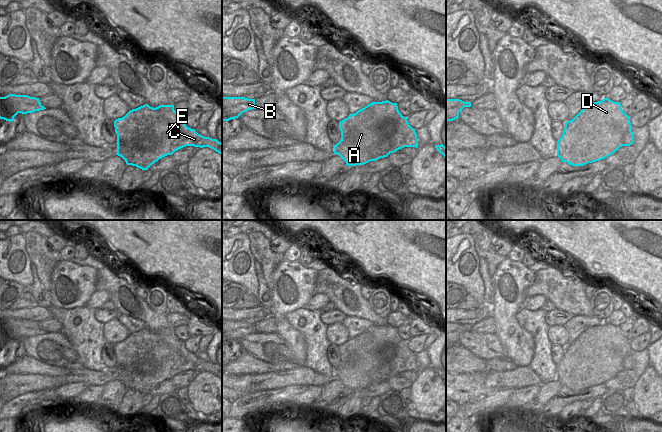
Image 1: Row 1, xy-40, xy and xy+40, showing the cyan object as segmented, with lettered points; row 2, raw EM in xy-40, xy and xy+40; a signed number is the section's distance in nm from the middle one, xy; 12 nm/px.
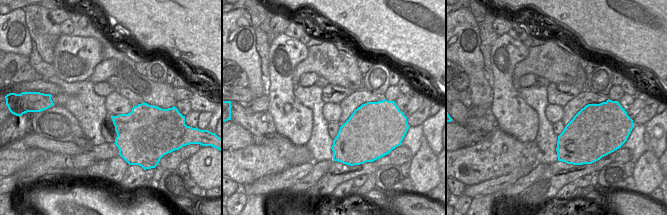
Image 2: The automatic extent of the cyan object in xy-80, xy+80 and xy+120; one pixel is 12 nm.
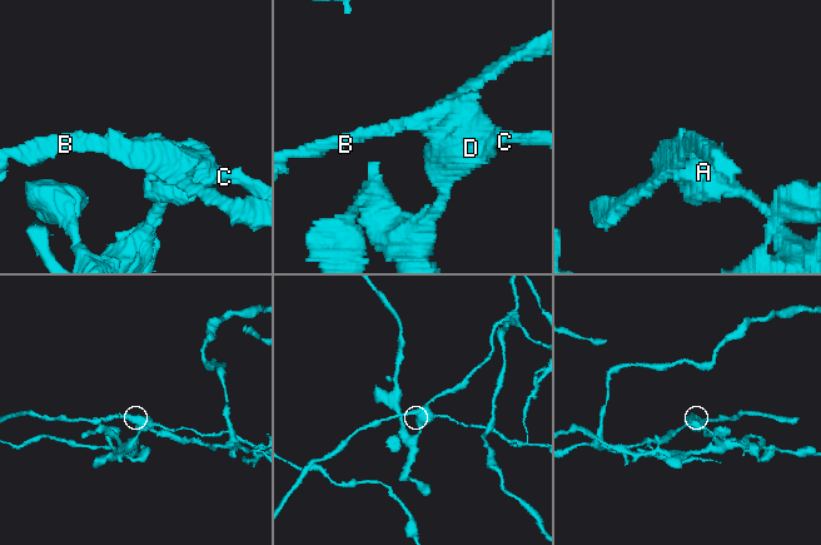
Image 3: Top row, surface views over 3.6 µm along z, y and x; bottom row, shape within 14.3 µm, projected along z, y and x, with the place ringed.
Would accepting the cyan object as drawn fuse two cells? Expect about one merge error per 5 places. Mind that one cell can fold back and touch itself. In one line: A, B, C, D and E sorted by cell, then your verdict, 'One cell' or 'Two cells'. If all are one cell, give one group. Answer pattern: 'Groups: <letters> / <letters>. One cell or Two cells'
Groups: A D / B C E. Two cells

